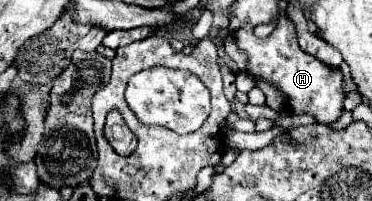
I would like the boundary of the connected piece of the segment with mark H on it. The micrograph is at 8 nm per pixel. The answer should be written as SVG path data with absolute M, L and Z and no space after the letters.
M285 16L279 18L277 28L267 38L257 38L253 30L255 26L243 26L233 34L237 46L247 54L247 74L275 84L287 96L285 108L291 116L309 114L321 124L337 122L343 114L343 100L347 96L341 70L329 68L315 56L303 52L297 44L295 26Z

